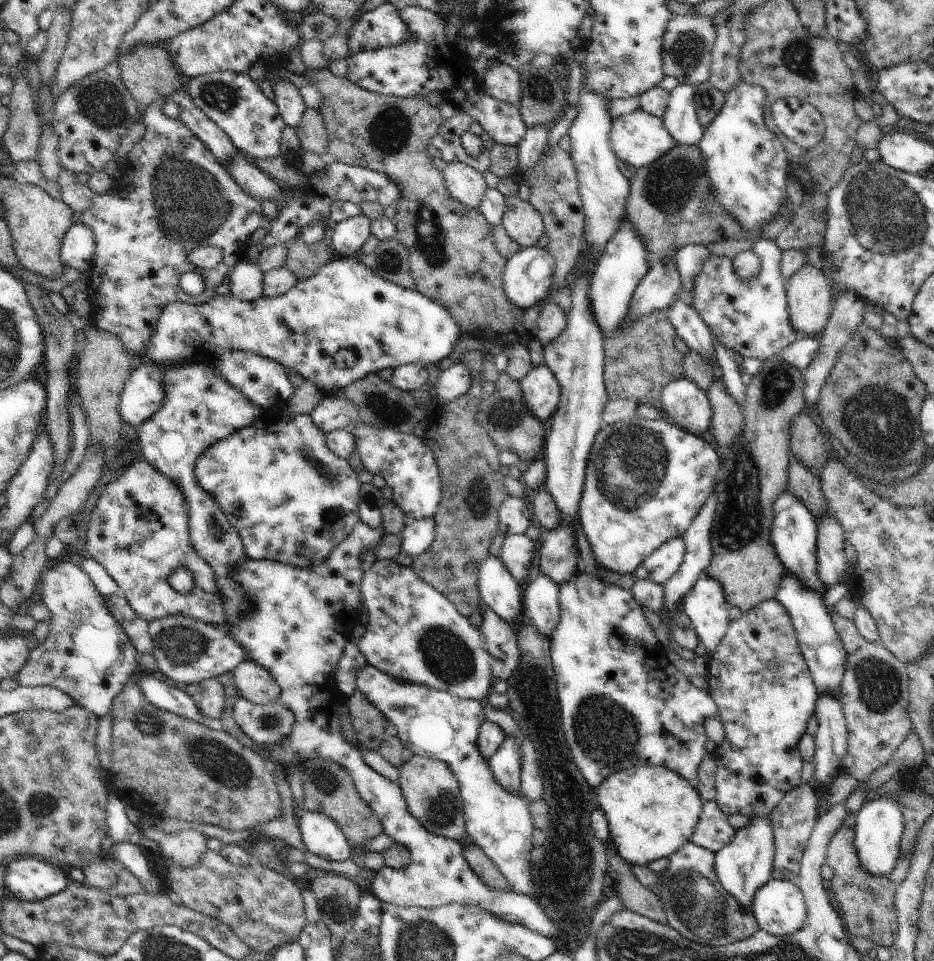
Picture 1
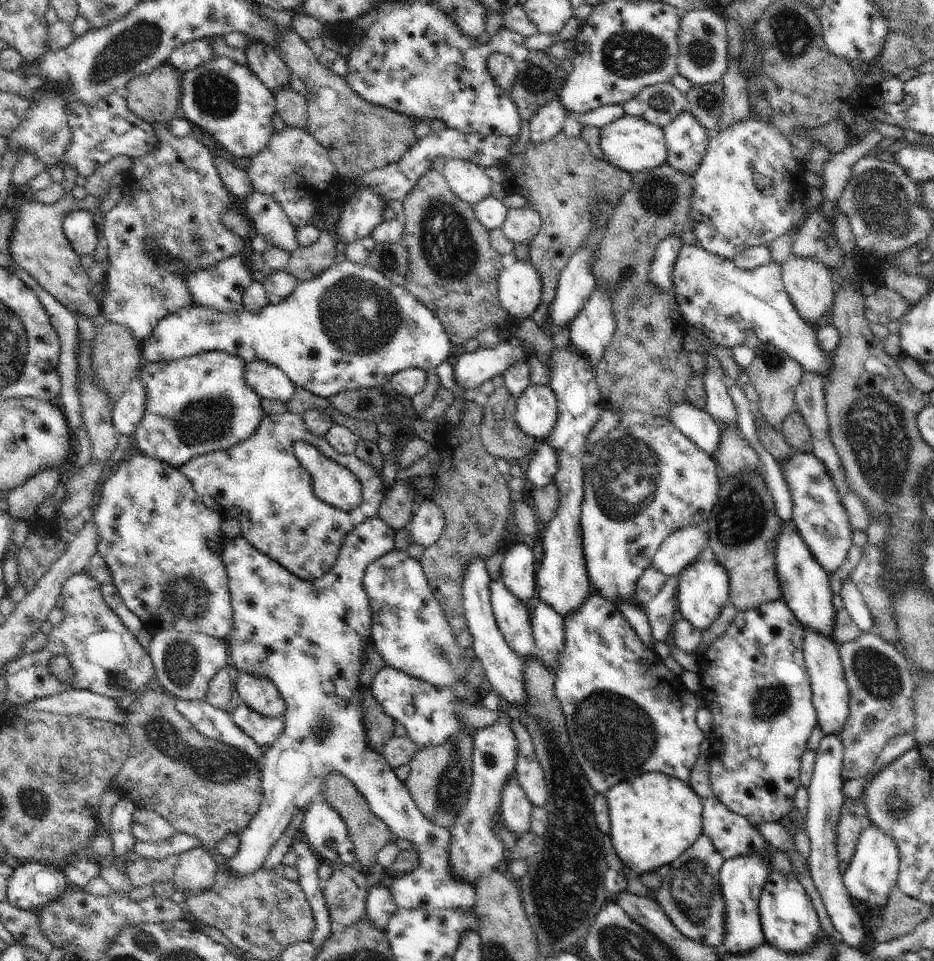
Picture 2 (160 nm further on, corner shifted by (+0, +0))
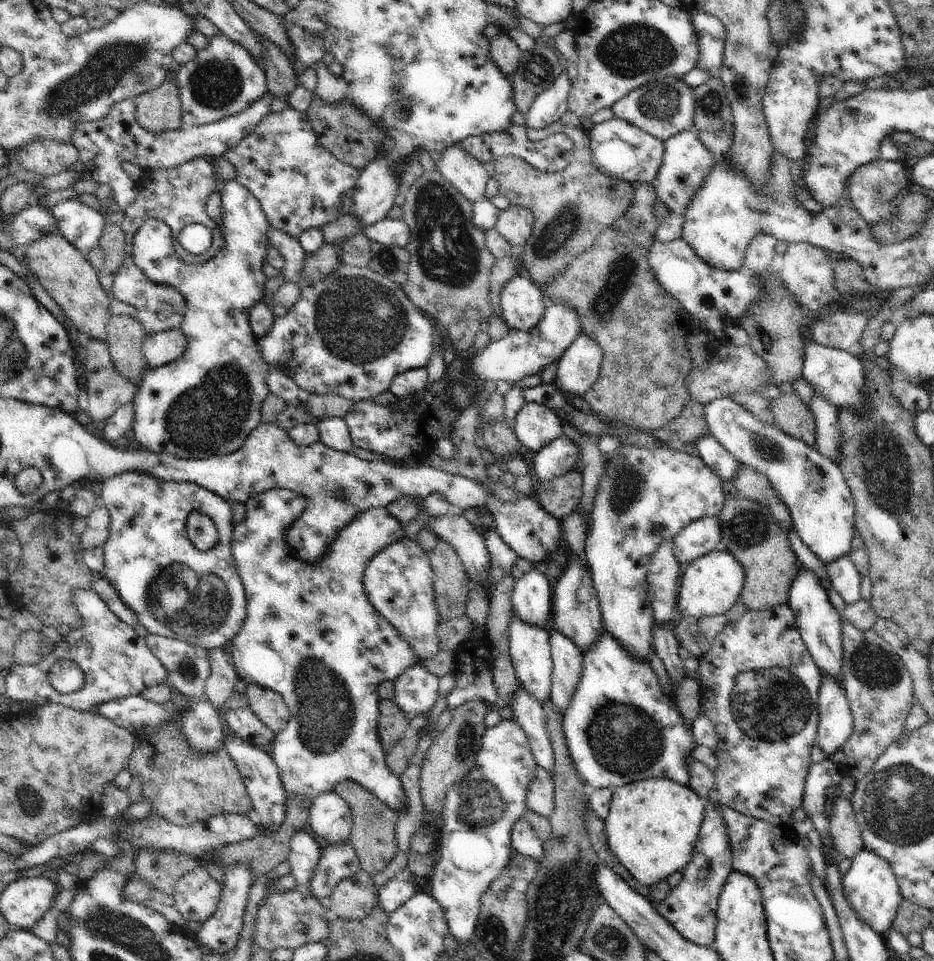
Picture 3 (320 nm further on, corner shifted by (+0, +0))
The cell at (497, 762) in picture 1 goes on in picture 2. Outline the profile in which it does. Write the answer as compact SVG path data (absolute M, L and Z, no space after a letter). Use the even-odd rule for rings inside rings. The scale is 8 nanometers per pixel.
M516 776L508 778L508 784L504 784L504 792L502 792L500 812L502 821L508 826L508 830L516 834L518 840L531 832L532 808L534 805L527 798L518 778Z

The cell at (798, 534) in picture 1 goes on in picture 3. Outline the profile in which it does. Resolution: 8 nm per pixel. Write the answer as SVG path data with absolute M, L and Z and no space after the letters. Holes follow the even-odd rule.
M801 565L800 572L796 574L794 582L790 584L786 605L789 606L796 616L798 632L800 632L800 636L804 640L820 673L826 672L826 674L830 674L830 678L840 678L840 680L843 680L843 629L841 626L843 620L839 611L830 603L827 591L822 587L820 579L812 570L808 570L808 568L804 568Z

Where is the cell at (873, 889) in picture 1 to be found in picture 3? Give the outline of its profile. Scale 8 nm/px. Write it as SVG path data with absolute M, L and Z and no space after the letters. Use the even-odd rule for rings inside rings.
M837 798L829 818L833 846L842 859L853 860L863 850L862 830L848 798Z

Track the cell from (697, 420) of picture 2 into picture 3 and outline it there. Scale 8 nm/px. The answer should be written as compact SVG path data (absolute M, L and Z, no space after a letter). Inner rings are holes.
M712 434L702 436L694 445L700 453L699 456L702 458L704 464L720 480L728 480L728 482L734 481L738 470L740 470L740 463L736 461L736 458L732 457L732 454L728 453L728 450Z

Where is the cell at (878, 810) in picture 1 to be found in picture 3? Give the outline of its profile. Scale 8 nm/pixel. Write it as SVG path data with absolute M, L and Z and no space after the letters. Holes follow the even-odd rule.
M862 850L856 854L850 870L843 876L842 890L854 906L856 914L872 928L877 934L886 934L890 931L892 920L896 918L898 906L903 897L900 888L888 860L874 854L874 850Z

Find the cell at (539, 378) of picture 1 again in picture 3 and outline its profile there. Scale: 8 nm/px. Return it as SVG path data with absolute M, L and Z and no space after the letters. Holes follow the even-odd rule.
M526 402L516 414L512 426L520 444L534 453L563 435L558 414L538 402Z

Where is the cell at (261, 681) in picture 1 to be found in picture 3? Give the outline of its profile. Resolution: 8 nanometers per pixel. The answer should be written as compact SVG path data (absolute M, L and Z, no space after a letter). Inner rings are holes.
M249 683L245 696L248 698L249 710L252 710L275 736L284 730L289 722L289 711L284 698L278 692Z

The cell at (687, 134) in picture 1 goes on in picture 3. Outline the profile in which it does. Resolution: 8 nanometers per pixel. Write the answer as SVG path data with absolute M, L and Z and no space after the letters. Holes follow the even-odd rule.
M693 127L668 138L664 142L663 164L654 180L658 200L661 200L664 206L668 208L668 216L662 219L660 228L656 230L656 237L659 242L672 242L682 238L686 208L692 202L694 194L704 184L704 178L710 174L710 170L716 162L717 157L700 142L698 133L699 131Z

